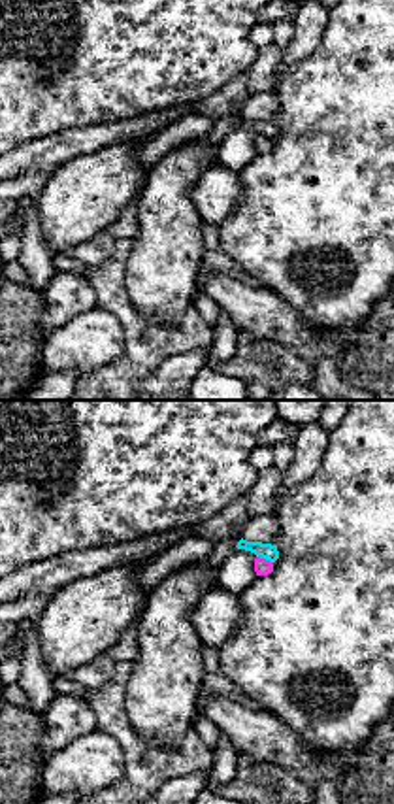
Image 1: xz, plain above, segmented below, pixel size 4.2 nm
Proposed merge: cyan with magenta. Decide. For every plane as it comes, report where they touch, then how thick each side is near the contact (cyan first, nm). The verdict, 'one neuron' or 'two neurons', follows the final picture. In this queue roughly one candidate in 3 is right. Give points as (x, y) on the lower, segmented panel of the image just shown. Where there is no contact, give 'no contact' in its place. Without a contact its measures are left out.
(264, 557) | 70/70 nm

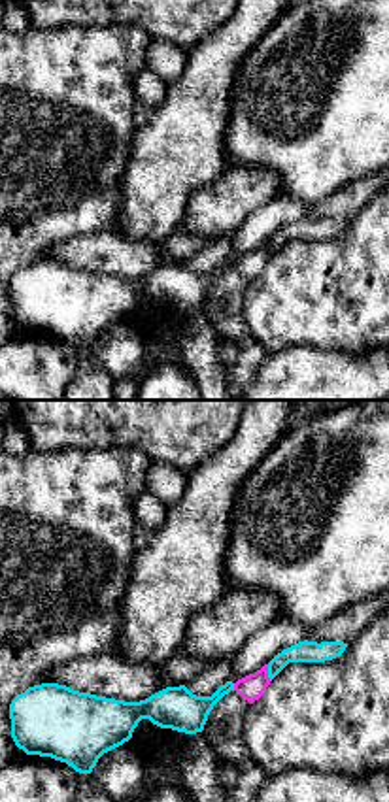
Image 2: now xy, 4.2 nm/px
(269, 672) | 100/110 nm

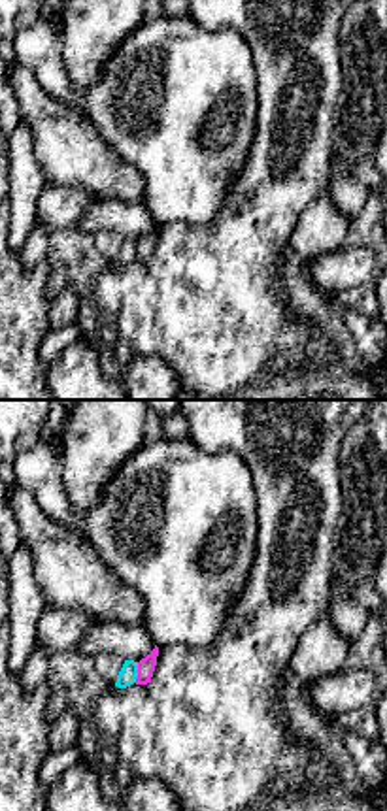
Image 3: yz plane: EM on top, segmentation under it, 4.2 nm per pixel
(136, 672) | 80/80 nm

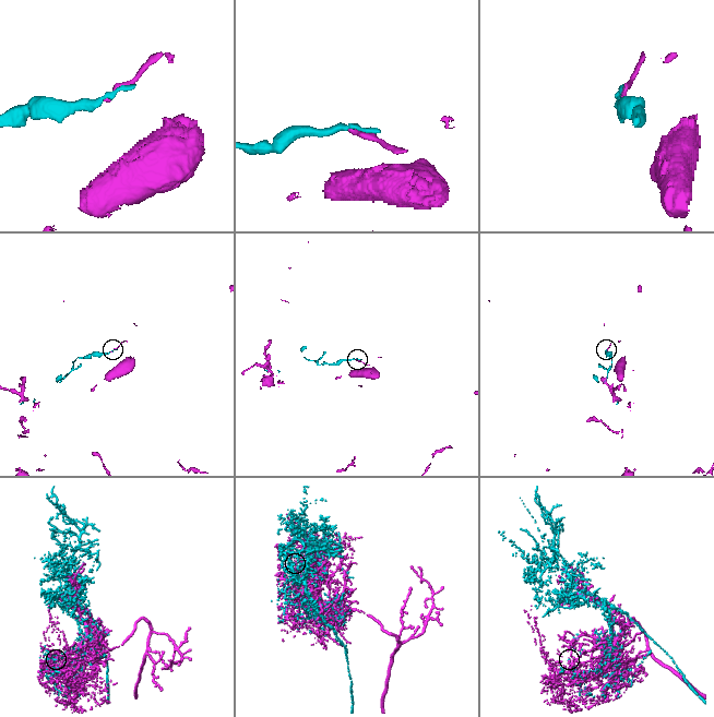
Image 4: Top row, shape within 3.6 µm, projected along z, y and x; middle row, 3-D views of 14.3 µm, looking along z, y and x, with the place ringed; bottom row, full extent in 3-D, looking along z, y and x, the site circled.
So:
two neurons

